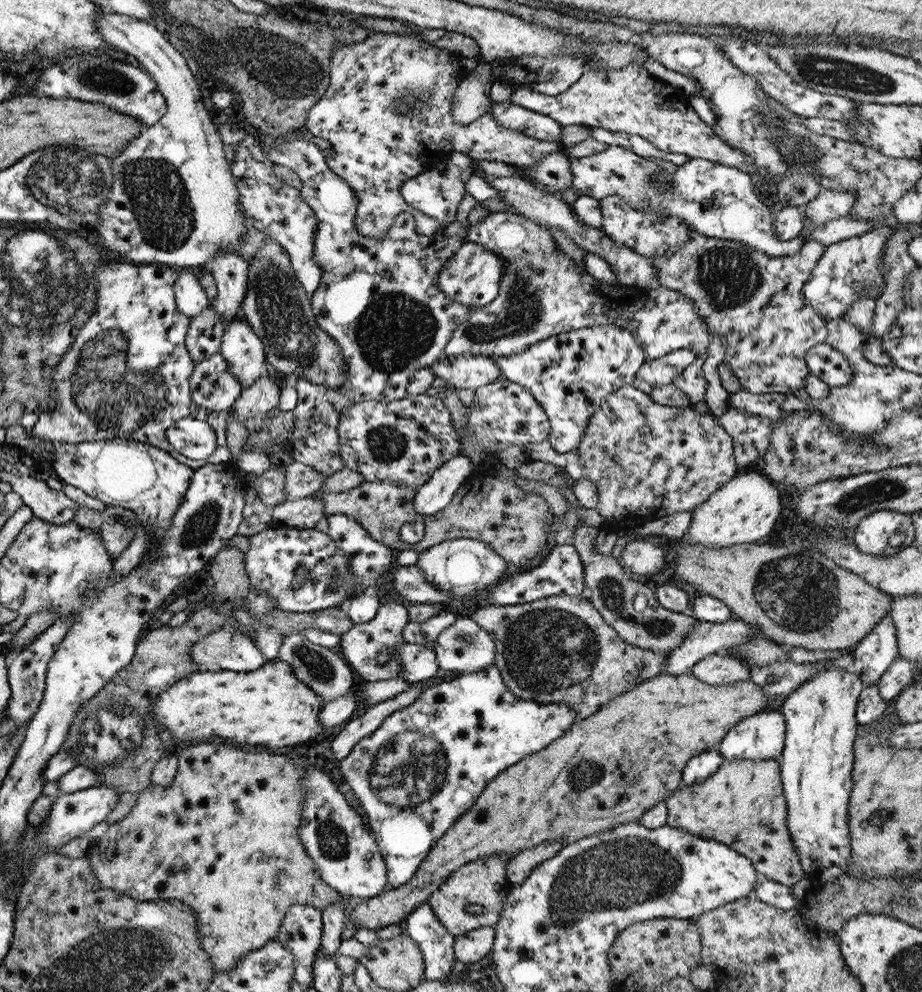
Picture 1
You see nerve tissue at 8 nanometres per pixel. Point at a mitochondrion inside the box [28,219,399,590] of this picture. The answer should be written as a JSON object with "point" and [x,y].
{"point":[134,396]}

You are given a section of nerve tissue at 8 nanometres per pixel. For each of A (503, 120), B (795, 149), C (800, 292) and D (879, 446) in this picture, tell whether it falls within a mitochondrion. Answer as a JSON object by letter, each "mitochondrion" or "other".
{"A":"other","B":"mitochondrion","C":"other","D":"mitochondrion"}

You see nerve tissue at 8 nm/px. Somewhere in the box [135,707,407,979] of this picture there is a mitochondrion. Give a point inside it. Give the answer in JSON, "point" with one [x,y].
{"point":[333,843]}

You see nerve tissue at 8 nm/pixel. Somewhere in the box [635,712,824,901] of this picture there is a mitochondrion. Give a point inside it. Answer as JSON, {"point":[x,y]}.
{"point":[736,823]}

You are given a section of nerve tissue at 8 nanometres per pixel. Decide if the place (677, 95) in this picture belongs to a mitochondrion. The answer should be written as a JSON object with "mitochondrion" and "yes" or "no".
{"mitochondrion":"no"}

